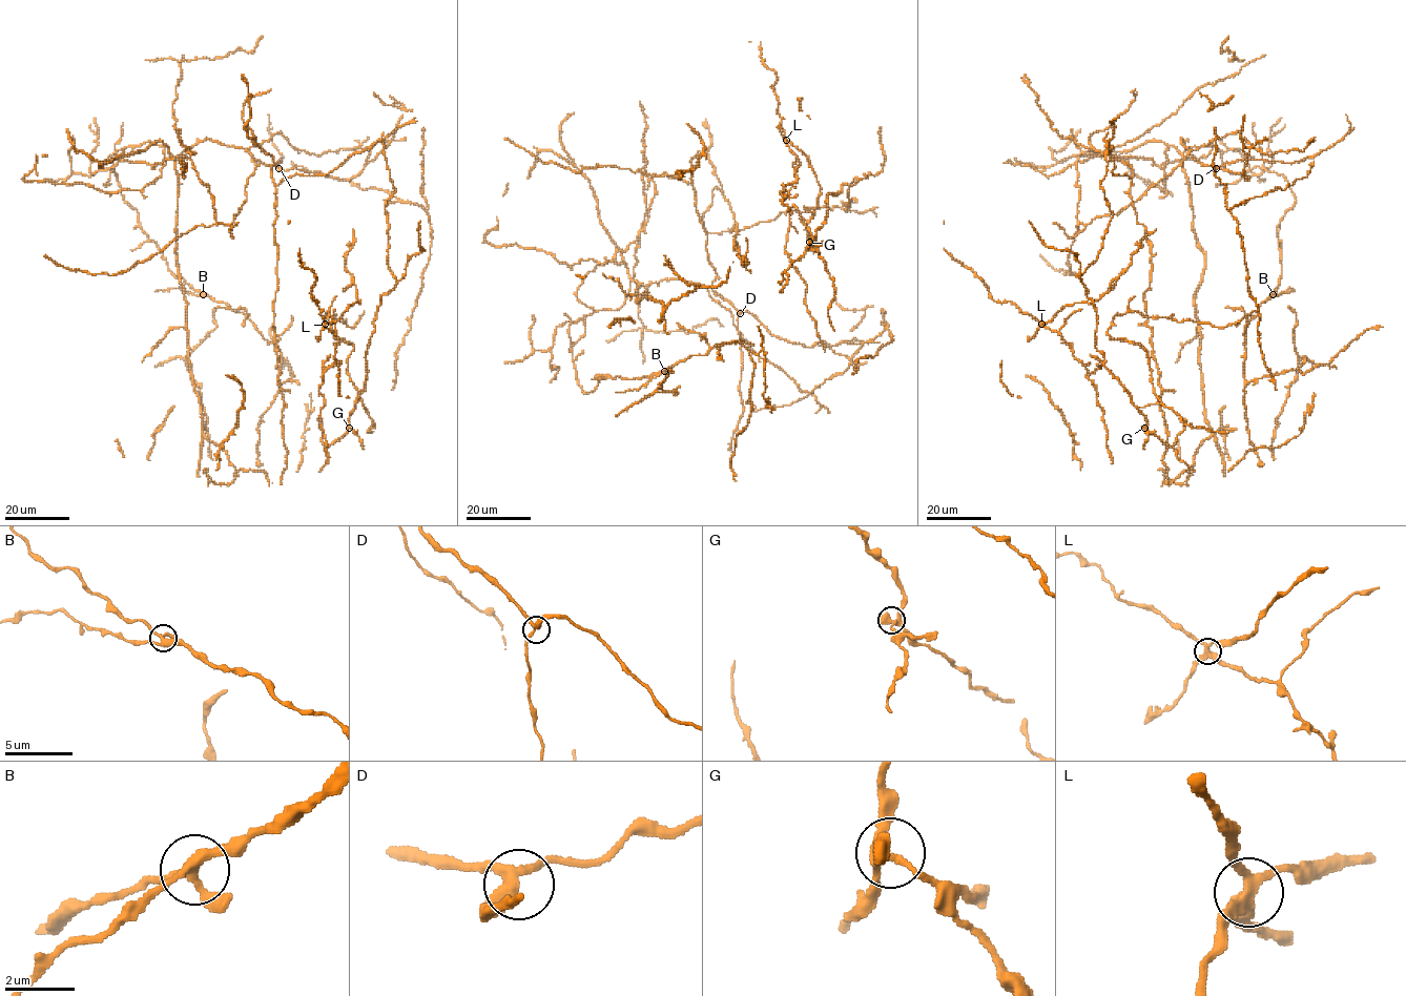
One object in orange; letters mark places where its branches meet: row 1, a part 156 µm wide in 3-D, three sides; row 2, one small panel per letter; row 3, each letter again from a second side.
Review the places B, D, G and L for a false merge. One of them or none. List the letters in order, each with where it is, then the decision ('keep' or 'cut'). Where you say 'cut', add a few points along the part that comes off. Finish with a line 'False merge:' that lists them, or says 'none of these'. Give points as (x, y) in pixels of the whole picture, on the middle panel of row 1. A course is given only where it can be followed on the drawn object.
B: place (664, 371); keep
D: place (740, 313); keep
G: place (809, 242); keep
L: place (786, 140); cut; course (785, 139), (807, 158), (820, 190), (813, 216), (806, 225), (814, 239), (813, 253)
False merge: L

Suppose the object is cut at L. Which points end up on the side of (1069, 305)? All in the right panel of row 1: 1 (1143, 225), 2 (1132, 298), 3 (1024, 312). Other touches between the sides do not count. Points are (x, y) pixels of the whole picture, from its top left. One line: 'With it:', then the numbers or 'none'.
With it: none

